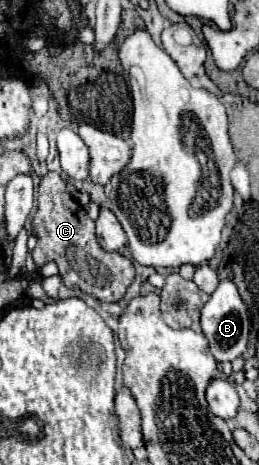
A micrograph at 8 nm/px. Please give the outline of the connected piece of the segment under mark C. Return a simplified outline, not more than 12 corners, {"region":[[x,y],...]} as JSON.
{"region":[[49,171],[37,191],[37,267],[69,289],[121,301],[131,259],[105,251],[95,223]]}

